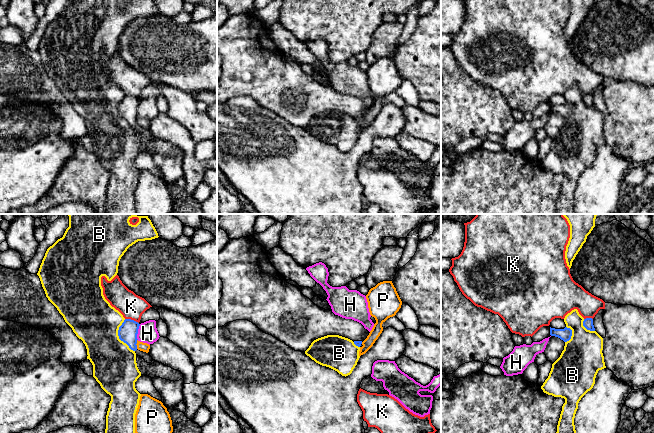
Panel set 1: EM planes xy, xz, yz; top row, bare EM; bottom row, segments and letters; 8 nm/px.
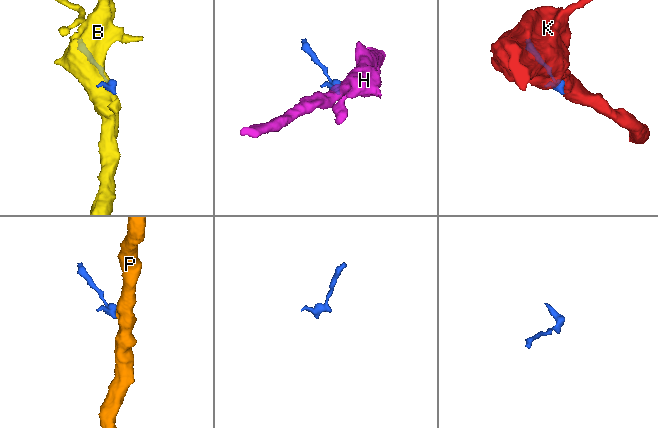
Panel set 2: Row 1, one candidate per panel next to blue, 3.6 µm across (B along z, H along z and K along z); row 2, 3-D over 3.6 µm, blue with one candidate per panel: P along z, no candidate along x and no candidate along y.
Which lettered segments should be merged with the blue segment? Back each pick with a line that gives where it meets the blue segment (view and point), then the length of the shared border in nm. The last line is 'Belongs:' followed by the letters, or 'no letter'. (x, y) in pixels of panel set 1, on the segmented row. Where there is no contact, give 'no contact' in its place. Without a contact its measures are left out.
Belongs: no letter

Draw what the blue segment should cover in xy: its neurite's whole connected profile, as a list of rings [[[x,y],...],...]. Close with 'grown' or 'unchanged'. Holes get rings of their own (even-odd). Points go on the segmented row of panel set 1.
[[[125,319],[122,325],[119,327],[118,336],[121,341],[126,343],[131,350],[133,350],[136,355],[140,356],[147,363],[153,361],[149,353],[140,351],[137,349],[137,334],[140,324],[131,319]]]; grown

